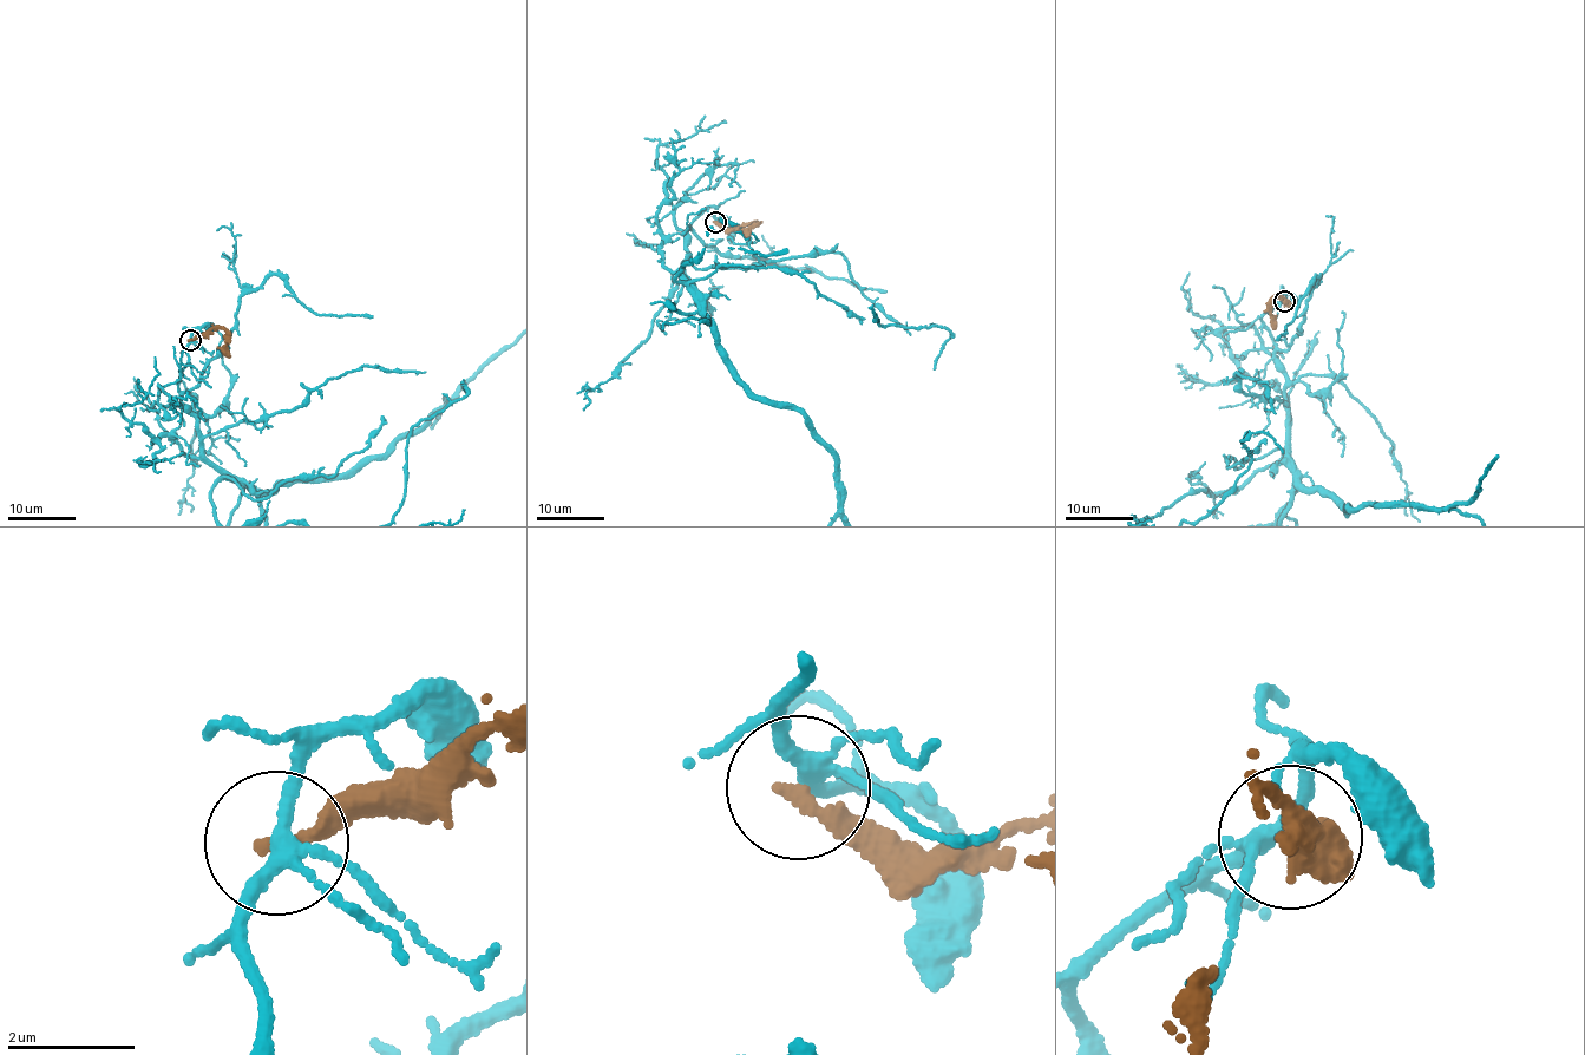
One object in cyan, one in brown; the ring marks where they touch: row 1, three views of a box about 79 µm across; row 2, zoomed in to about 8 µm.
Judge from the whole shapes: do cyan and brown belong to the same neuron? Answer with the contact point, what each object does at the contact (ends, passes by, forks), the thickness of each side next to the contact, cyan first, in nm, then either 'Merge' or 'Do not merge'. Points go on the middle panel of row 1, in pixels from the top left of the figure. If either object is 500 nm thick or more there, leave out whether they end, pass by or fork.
Place: (715, 222). At the ring cyan forks. At the ring brown ends. Thickness 220 nm (cyan) against 240 nm. Do not merge

